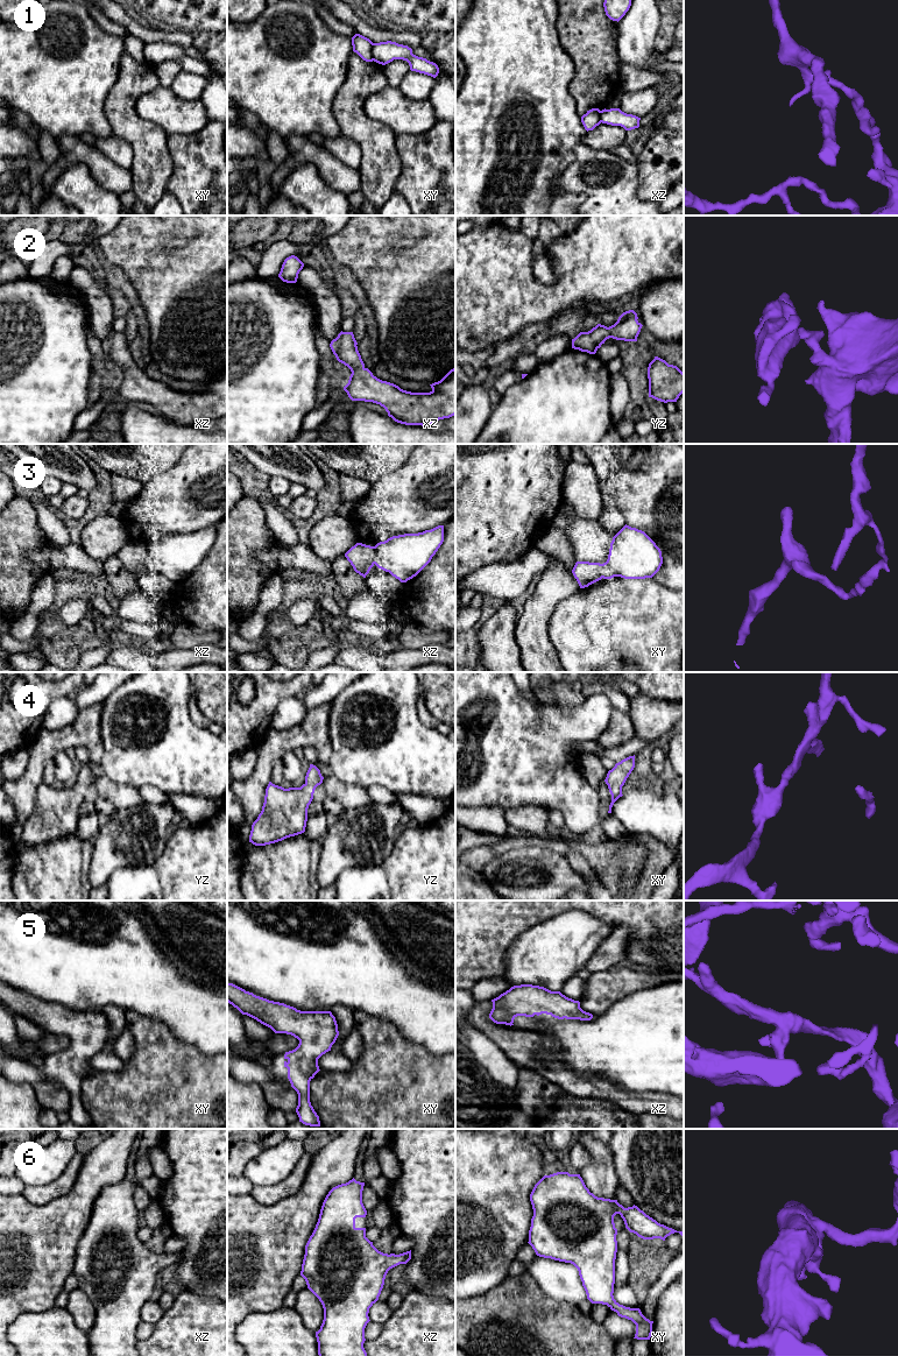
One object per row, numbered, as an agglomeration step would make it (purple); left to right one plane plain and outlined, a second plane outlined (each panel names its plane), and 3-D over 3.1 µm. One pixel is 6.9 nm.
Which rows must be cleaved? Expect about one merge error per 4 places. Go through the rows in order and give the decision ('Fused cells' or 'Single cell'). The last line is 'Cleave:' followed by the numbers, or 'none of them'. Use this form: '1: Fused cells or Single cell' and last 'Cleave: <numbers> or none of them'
1: Fused cells
2: Single cell
3: Single cell
4: Single cell
5: Single cell
6: Single cell
Cleave: 1

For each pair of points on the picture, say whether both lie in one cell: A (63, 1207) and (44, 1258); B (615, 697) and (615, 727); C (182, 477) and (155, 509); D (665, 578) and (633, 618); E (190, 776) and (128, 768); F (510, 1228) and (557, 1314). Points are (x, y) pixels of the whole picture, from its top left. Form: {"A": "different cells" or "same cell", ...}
{"A": "same cell", "B": "different cells", "C": "same cell", "D": "different cells", "E": "same cell", "F": "different cells"}

